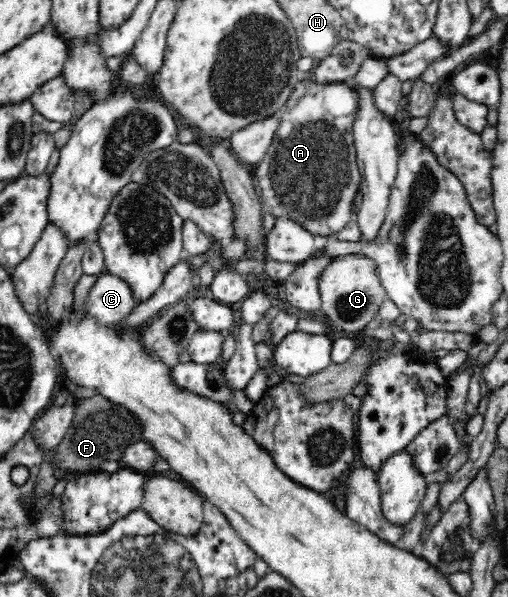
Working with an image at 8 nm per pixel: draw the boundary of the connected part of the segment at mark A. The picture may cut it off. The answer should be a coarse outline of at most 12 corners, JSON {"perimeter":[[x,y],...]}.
{"perimeter":[[305,76],[255,169],[320,240],[354,218],[358,96]]}

